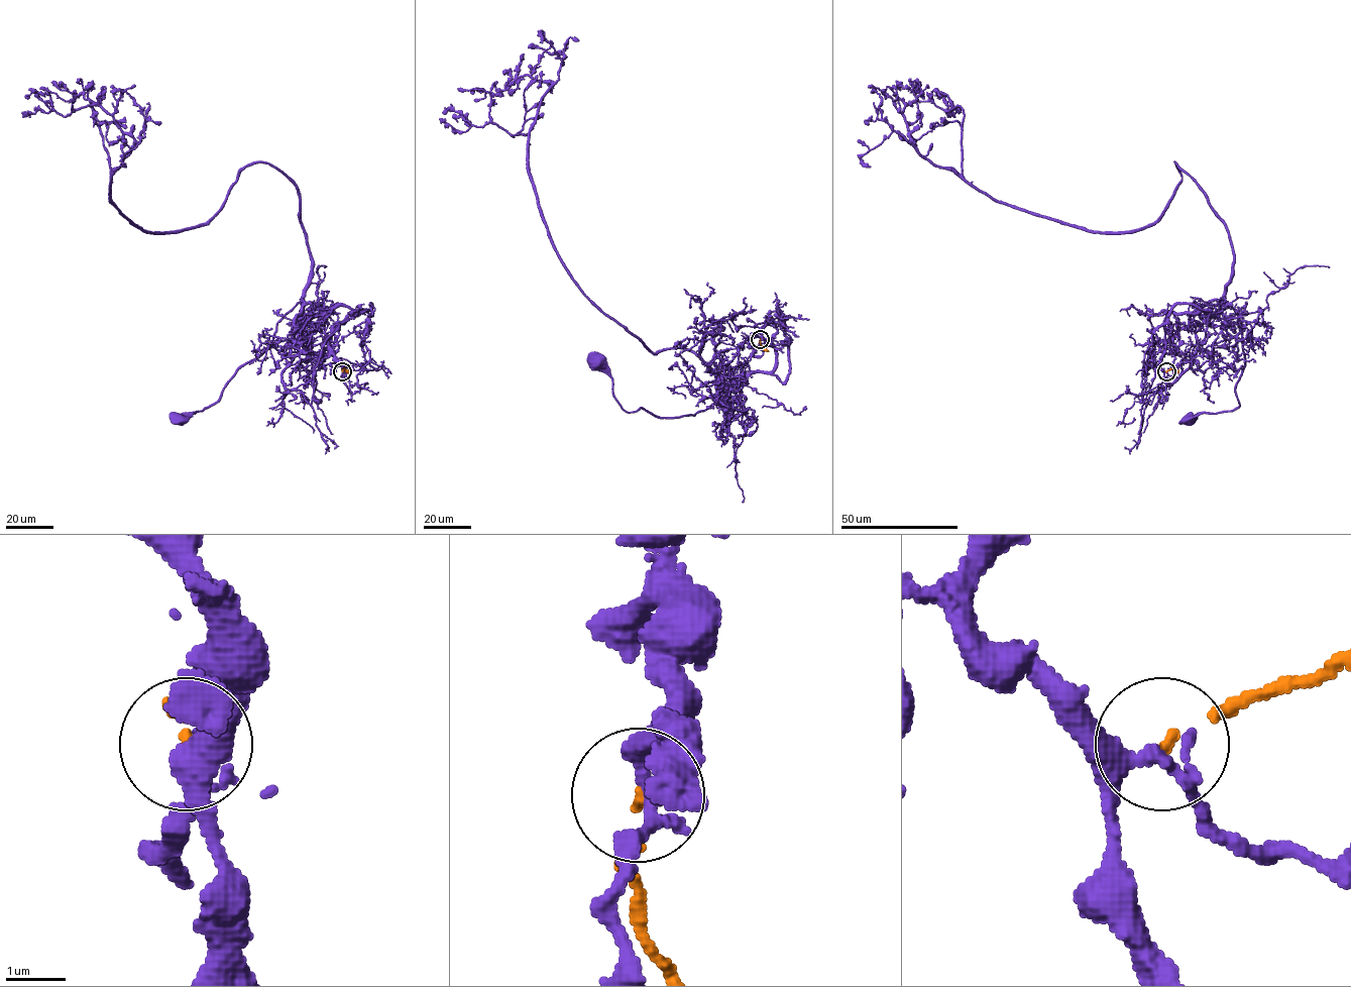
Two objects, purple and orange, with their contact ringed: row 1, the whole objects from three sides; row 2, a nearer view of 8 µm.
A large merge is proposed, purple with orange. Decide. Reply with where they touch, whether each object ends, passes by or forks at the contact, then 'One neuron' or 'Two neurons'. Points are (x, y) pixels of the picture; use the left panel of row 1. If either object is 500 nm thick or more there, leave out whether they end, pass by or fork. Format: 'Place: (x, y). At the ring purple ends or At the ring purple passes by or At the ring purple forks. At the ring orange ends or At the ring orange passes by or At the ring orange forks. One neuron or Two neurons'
Place: (342, 371). At the ring purple forks. At the ring orange ends. Two neurons

